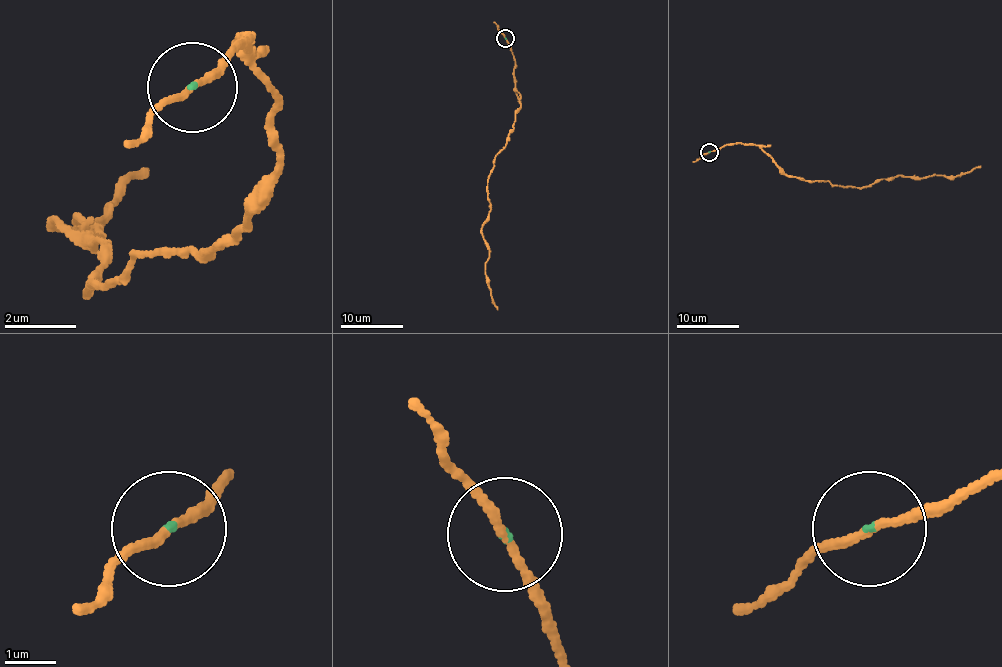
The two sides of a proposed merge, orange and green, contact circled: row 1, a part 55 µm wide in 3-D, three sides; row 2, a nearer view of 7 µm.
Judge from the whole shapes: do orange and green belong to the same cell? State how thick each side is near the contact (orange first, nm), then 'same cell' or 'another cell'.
150 nm thick on the orange side, 50 nm on the other; another cell

